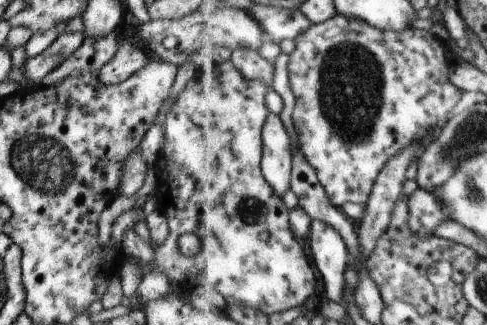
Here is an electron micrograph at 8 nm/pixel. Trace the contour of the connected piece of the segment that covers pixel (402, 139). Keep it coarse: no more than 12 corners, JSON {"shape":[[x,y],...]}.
{"shape":[[338,13],[290,55],[332,202],[366,206],[466,93],[424,29]]}

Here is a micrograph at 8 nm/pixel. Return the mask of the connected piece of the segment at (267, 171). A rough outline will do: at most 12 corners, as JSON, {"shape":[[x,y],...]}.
{"shape":[[280,114],[264,128],[264,176],[278,196],[293,188],[292,139]]}

